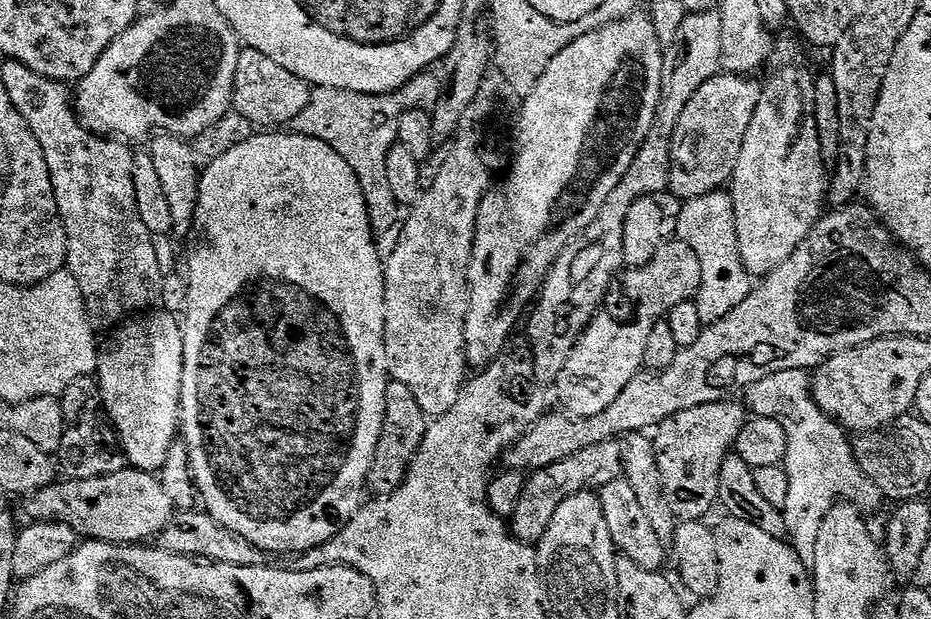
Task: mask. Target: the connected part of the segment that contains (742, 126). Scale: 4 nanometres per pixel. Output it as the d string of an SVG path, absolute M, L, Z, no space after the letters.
M723 75L710 78L698 94L686 105L686 110L679 119L672 142L672 171L669 174L669 189L676 190L685 201L696 199L707 192L723 189L729 183L738 162L738 150L749 139L752 127L750 120L754 117L758 104L759 83L748 80L747 75Z

